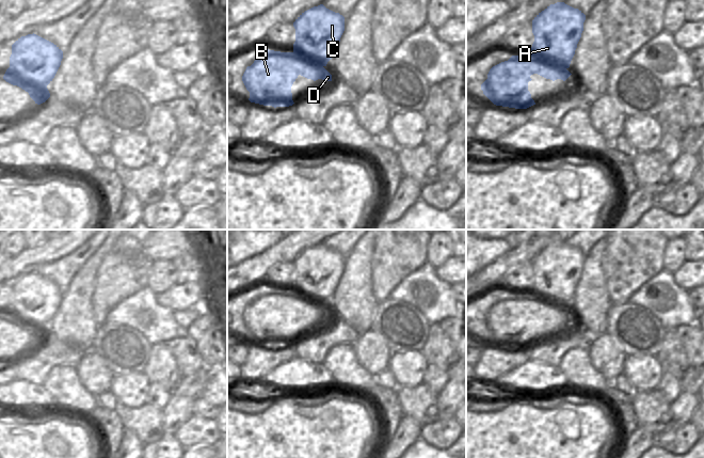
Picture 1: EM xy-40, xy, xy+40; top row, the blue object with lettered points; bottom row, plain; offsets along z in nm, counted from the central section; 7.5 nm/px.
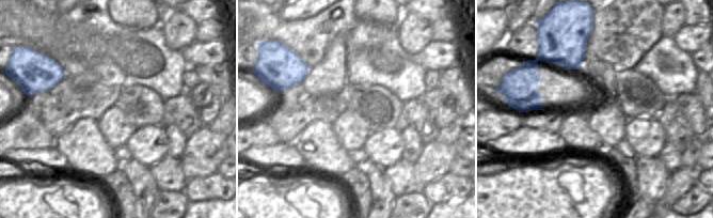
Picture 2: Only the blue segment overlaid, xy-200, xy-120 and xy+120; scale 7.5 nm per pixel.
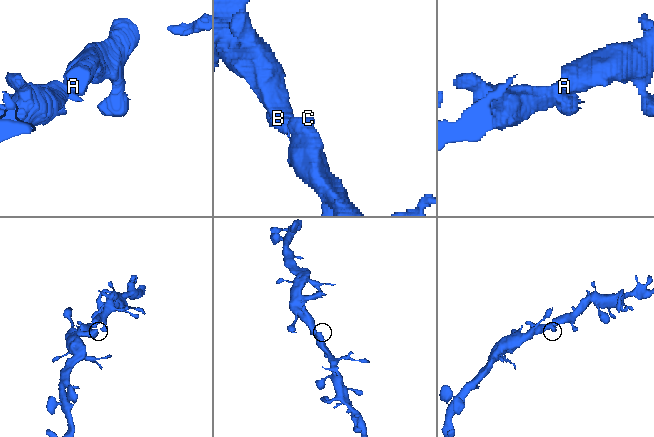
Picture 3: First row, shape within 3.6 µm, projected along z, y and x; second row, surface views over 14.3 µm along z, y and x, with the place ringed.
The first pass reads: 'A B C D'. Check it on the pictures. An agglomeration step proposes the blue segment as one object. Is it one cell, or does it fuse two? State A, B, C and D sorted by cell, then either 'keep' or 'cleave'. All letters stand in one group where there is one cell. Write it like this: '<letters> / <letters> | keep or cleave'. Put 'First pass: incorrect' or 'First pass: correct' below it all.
A B C D | keep
First pass: correct

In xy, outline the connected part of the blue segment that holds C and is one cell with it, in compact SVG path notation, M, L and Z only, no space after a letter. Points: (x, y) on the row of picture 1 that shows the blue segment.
M320 4L302 13L293 22L293 27L295 42L292 52L274 51L265 45L258 46L260 56L246 67L242 76L242 81L250 92L251 102L274 108L292 106L294 102L291 86L299 75L314 81L332 81L332 75L324 67L340 42L345 31L345 17Z

